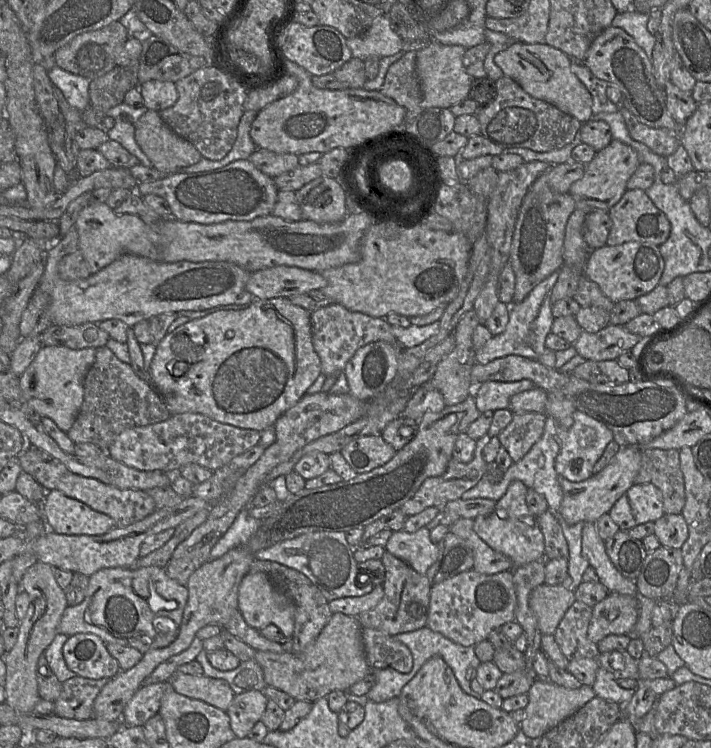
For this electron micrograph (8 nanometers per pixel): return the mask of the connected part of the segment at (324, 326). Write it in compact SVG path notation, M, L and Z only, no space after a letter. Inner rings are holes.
M331 303L329 305L326 305L324 307L321 307L313 312L311 312L311 334L312 334L312 344L314 346L315 351L317 352L320 361L321 361L321 373L324 374L326 377L327 376L338 376L340 373L344 372L345 366L347 364L347 362L351 359L351 357L354 355L354 353L362 346L369 344L371 342L376 342L376 341L385 341L385 342L389 342L392 343L394 345L396 345L398 347L399 350L403 349L401 346L399 346L395 335L392 332L392 328L391 328L391 324L388 323L384 318L380 318L380 317L372 317L369 316L367 314L361 313L361 312L355 312L355 311L351 311L347 308L345 308L344 306L342 306L341 304L337 304L337 303Z

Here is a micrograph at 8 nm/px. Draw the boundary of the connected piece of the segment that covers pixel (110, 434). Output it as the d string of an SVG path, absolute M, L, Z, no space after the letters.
M105 345L96 348L95 361L84 378L83 403L67 436L75 443L92 443L106 452L124 429L162 422L171 415L159 392Z

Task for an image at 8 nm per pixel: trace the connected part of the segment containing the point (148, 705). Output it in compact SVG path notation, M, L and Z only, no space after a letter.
M170 681L142 685L124 709L124 726L144 727L150 718L159 713L162 698L170 687Z

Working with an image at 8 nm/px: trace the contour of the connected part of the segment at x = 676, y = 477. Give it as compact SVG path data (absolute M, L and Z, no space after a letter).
M645 449L635 483L651 483L661 492L665 514L681 514L686 502L679 450Z

